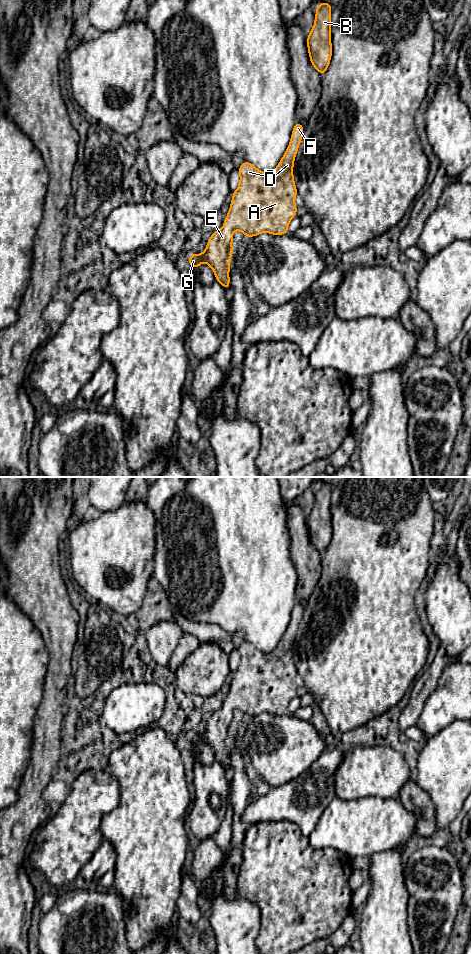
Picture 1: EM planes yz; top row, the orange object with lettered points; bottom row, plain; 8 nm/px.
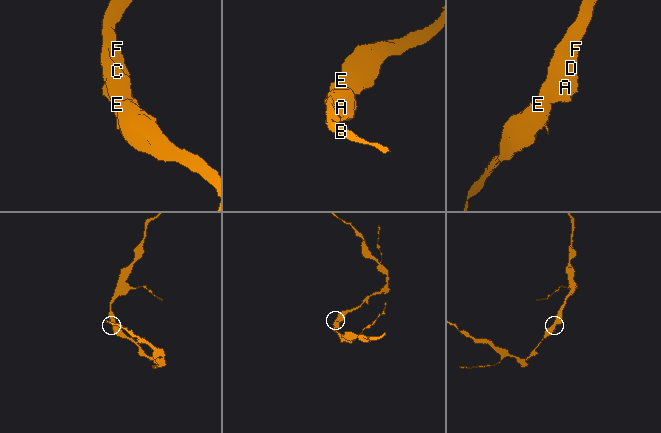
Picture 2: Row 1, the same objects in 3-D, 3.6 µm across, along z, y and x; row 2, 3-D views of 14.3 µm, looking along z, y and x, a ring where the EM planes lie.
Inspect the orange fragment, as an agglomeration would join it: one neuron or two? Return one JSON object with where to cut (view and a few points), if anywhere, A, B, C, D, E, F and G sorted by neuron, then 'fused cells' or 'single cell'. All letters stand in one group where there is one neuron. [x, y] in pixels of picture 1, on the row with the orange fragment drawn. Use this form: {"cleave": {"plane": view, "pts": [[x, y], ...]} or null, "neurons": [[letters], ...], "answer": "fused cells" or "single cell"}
{"cleave": null, "neurons": [["A", "B", "C", "D", "E", "F", "G"]], "answer": "single cell"}

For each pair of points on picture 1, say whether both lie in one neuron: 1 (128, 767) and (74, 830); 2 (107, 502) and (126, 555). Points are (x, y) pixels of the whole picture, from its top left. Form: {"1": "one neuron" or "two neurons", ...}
{"1": "two neurons", "2": "two neurons"}

